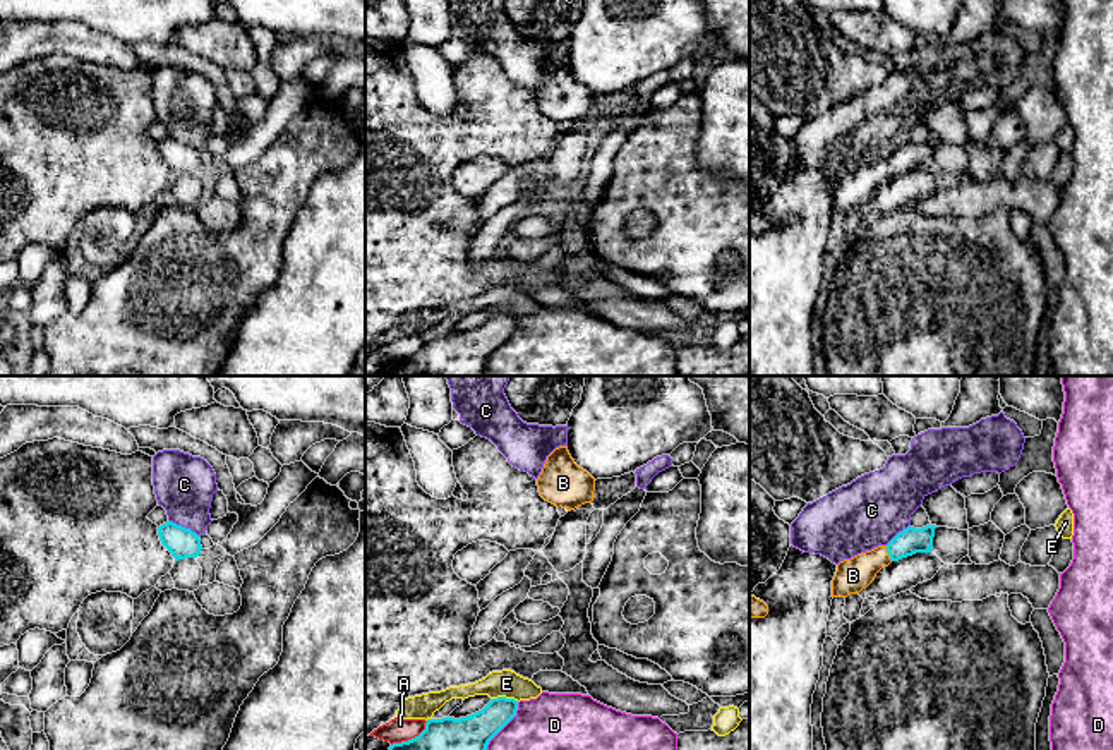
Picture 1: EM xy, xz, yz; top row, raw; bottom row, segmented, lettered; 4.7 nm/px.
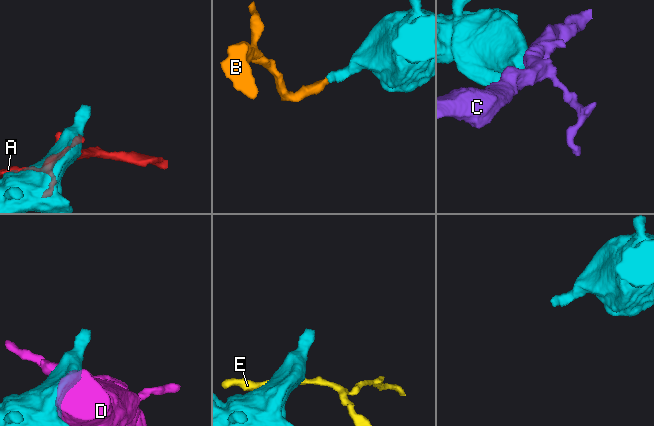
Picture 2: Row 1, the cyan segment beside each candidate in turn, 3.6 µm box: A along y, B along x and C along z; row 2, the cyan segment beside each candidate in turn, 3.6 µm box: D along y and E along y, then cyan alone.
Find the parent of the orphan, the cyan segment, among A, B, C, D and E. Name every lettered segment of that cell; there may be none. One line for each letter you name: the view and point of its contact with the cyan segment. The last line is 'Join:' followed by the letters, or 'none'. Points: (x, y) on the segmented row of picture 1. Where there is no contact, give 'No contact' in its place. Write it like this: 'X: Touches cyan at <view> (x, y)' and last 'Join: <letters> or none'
B: Touches cyan at yz (887, 551)
Join: B

